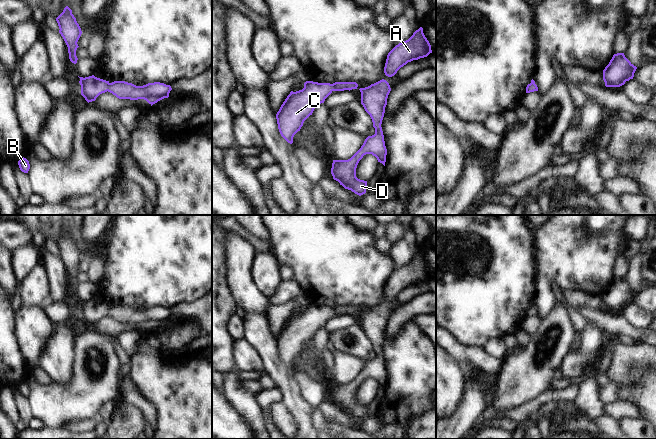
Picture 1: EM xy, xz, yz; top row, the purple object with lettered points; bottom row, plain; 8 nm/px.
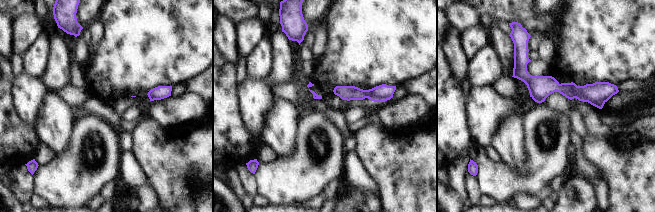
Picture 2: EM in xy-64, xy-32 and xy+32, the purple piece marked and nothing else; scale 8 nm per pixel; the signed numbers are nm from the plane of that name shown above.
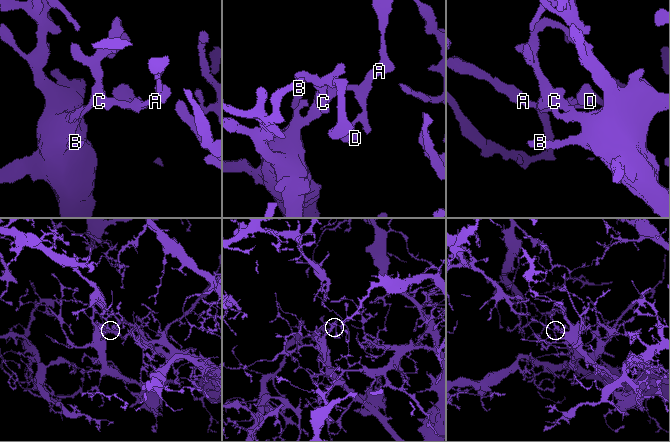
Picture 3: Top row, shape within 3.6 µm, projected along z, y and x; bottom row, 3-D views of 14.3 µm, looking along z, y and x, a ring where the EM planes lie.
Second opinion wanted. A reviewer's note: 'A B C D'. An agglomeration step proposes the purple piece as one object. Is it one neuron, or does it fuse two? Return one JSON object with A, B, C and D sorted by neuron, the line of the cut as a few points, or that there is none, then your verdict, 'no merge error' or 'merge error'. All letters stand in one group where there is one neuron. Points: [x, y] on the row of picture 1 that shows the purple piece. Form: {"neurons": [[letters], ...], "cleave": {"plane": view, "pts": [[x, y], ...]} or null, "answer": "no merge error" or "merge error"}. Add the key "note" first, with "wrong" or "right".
{"note": "right", "neurons": [["A", "B", "C", "D"]], "cleave": null, "answer": "no merge error"}

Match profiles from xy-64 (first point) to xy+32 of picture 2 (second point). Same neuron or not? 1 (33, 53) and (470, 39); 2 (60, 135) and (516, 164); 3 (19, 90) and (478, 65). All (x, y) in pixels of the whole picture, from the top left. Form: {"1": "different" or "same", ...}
{"1": "different", "2": "same", "3": "different"}

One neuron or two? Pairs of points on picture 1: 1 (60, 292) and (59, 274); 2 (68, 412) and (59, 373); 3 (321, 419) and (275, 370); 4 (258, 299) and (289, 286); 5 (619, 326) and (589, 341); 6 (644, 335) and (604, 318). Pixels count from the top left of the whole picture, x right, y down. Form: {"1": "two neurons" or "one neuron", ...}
{"1": "one neuron", "2": "two neurons", "3": "two neurons", "4": "two neurons", "5": "two neurons", "6": "one neuron"}

